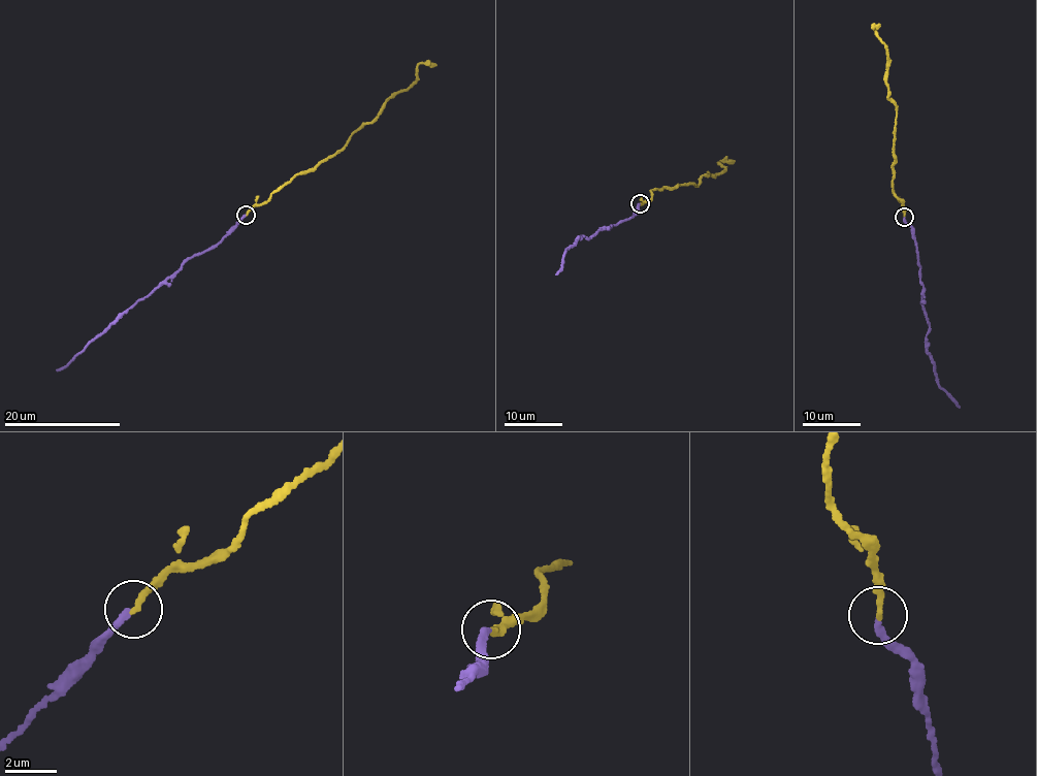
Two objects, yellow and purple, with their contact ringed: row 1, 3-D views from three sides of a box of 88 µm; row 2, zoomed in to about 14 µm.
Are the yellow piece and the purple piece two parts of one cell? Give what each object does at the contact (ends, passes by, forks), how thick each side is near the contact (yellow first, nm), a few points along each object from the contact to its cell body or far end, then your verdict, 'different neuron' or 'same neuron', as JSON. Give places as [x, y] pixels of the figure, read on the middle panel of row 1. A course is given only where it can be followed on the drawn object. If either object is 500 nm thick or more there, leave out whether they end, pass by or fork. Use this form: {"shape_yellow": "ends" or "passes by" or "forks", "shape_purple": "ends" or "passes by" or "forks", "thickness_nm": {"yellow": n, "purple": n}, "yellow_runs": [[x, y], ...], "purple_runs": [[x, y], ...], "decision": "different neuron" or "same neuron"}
{"shape_yellow": "ends", "shape_purple": "ends", "thickness_nm": {"yellow": 280, "purple": 280}, "yellow_runs": [[640, 204], [648, 200], [652, 190], [684, 184], [697, 187], [703, 175], [725, 168], [719, 162], [735, 161]], "purple_runs": [[639, 204], [639, 209], [632, 217], [606, 229], [601, 227], [588, 238], [579, 236], [563, 253], [556, 273]], "decision": "same neuron"}

